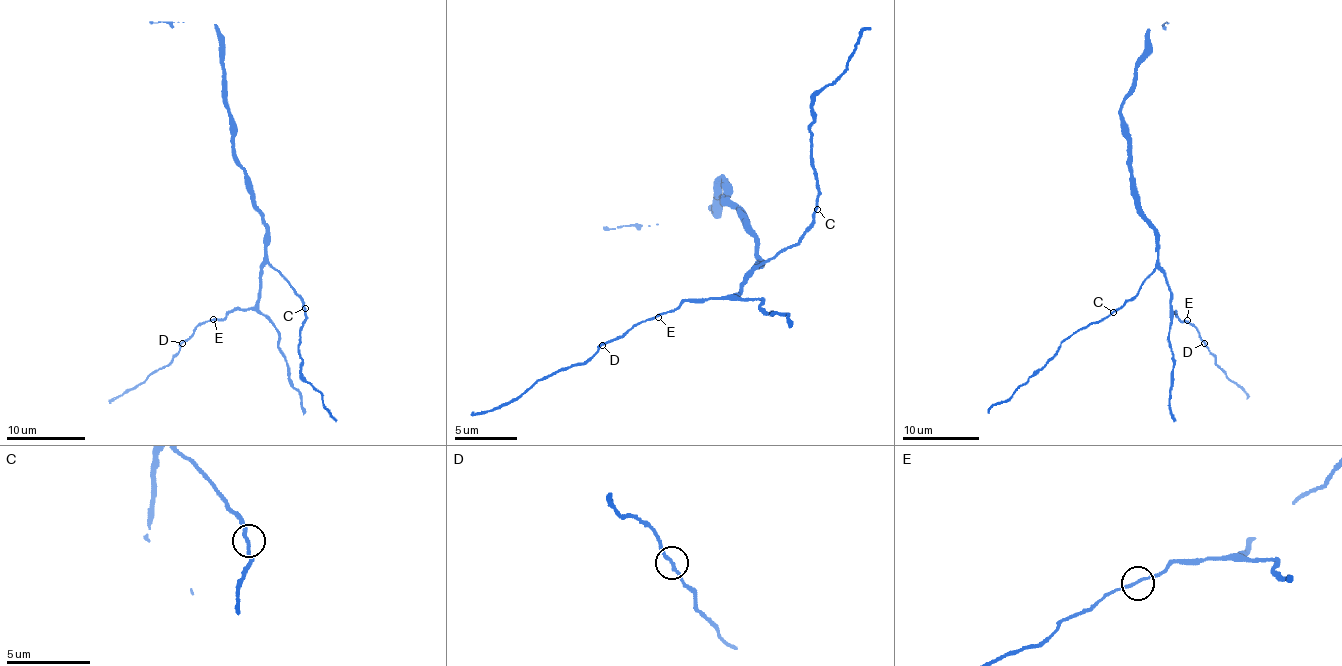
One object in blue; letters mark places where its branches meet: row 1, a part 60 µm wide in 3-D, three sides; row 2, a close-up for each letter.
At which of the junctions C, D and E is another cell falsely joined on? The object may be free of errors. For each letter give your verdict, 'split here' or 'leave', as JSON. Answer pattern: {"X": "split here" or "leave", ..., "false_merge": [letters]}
{"C": "leave", "D": "leave", "E": "leave", "false_merge": []}

